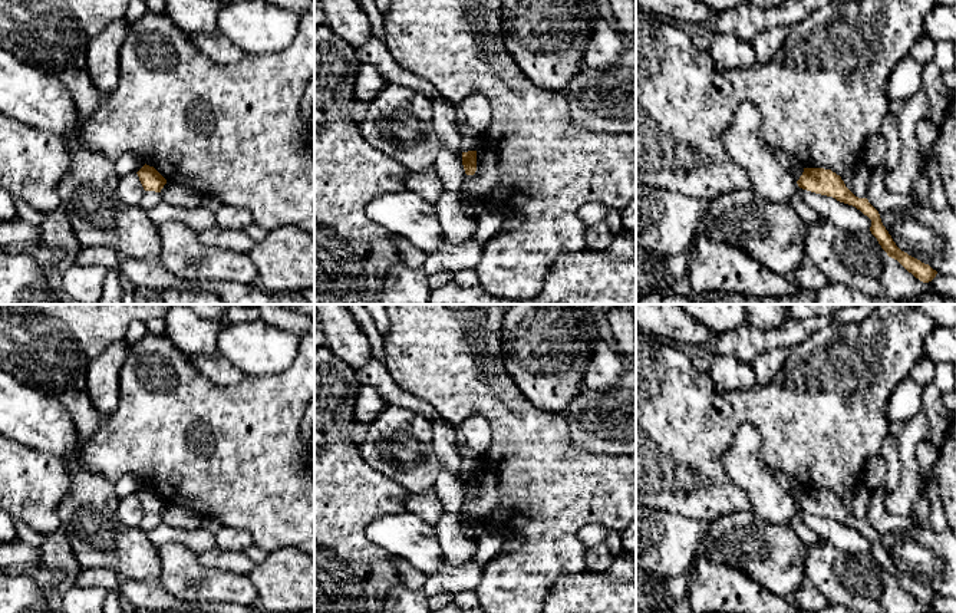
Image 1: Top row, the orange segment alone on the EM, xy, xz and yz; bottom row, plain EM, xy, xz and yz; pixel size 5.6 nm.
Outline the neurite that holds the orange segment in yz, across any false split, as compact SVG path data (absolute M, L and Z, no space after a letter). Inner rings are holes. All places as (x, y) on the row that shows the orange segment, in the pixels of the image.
M768 145L769 152L777 162L789 171L798 187L815 194L833 197L840 202L848 204L860 210L871 220L870 231L877 238L881 248L889 257L897 260L909 273L923 283L932 281L937 271L929 264L901 251L881 223L878 211L868 202L867 198L856 197L844 184L840 175L824 168L804 168L797 159L788 154Z

